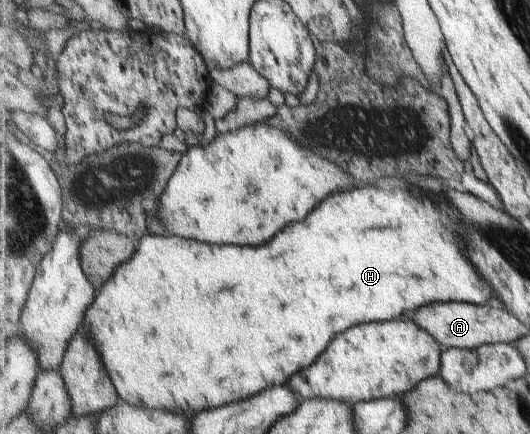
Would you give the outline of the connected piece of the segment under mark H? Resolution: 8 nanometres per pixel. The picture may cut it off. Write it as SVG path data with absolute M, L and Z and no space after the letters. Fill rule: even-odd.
M363 188L353 192L335 194L323 202L311 216L307 216L305 222L291 224L287 232L281 232L271 244L263 248L243 248L243 246L211 246L201 244L193 240L175 238L174 235L155 234L145 236L136 248L135 257L131 258L119 273L97 290L98 296L94 304L91 304L86 313L86 321L82 330L87 330L87 336L99 350L107 372L117 388L121 392L121 398L131 406L145 406L145 408L161 408L177 414L189 414L199 410L211 410L219 406L229 406L233 402L247 400L255 394L261 394L273 386L283 386L295 372L312 366L313 362L327 350L327 346L333 342L333 338L351 326L365 324L365 322L379 322L379 320L399 320L399 316L405 316L407 312L413 312L421 306L433 304L433 302L449 303L453 300L463 303L487 305L490 298L494 298L495 292L489 286L489 282L481 280L481 276L475 272L475 268L469 264L469 260L461 252L461 236L463 226L459 212L451 208L445 200L443 204L433 204L429 198L417 198L405 188L397 188L395 192L383 192L381 188Z

